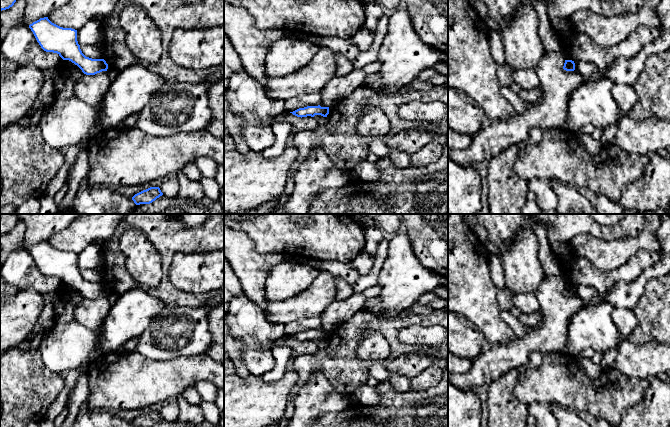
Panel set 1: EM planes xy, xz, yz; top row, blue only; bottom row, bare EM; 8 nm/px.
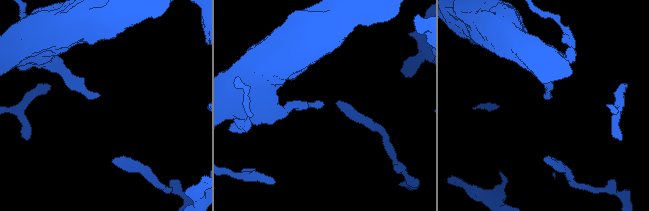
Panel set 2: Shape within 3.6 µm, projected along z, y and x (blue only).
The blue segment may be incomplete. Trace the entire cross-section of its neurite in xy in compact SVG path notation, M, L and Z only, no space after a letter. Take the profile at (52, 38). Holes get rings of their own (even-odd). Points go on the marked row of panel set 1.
M48 17L33 22L29 28L44 51L57 53L63 60L71 61L84 74L95 75L107 71L108 64L104 59L92 59L82 53L77 41L77 30L60 27Z

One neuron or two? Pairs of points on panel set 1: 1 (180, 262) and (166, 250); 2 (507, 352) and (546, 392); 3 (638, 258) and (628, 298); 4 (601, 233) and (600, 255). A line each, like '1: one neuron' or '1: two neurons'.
1: two neurons
2: two neurons
3: two neurons
4: two neurons

